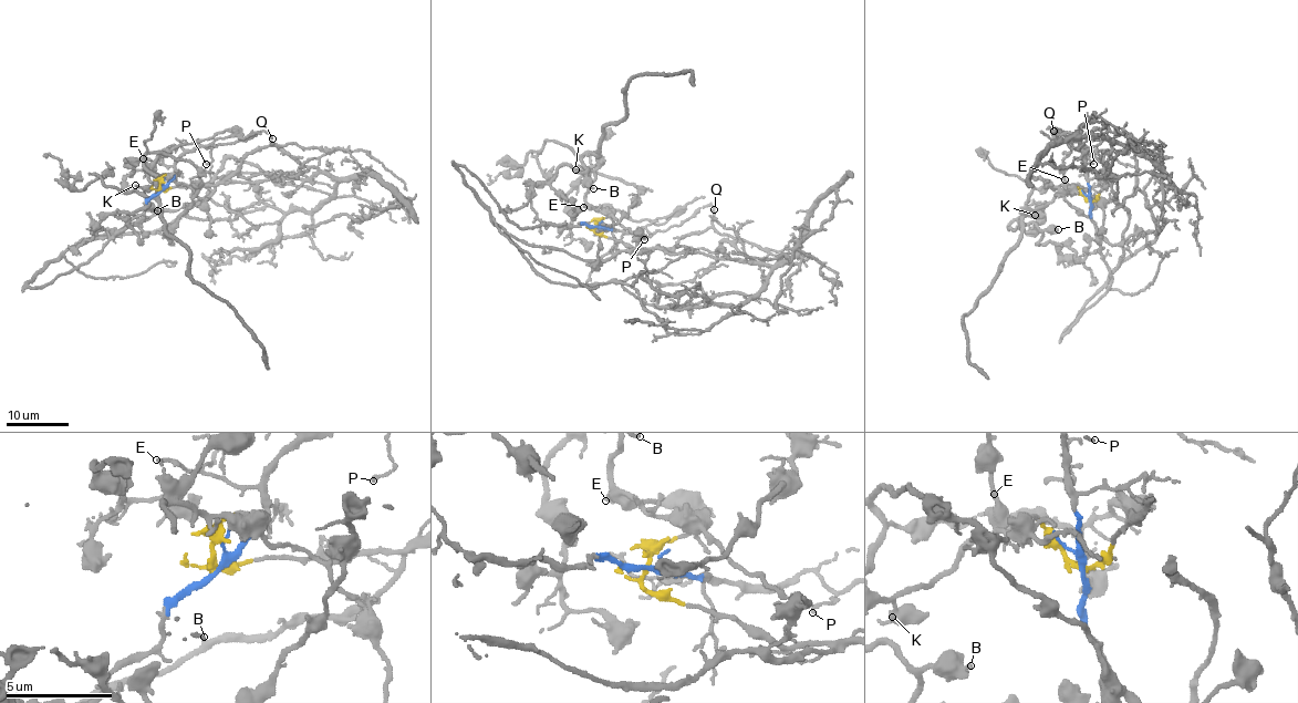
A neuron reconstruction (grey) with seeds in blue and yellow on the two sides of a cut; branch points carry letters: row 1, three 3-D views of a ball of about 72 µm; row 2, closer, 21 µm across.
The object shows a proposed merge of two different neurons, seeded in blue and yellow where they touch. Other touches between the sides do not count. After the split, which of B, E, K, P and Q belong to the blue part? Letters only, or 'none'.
P, Q

